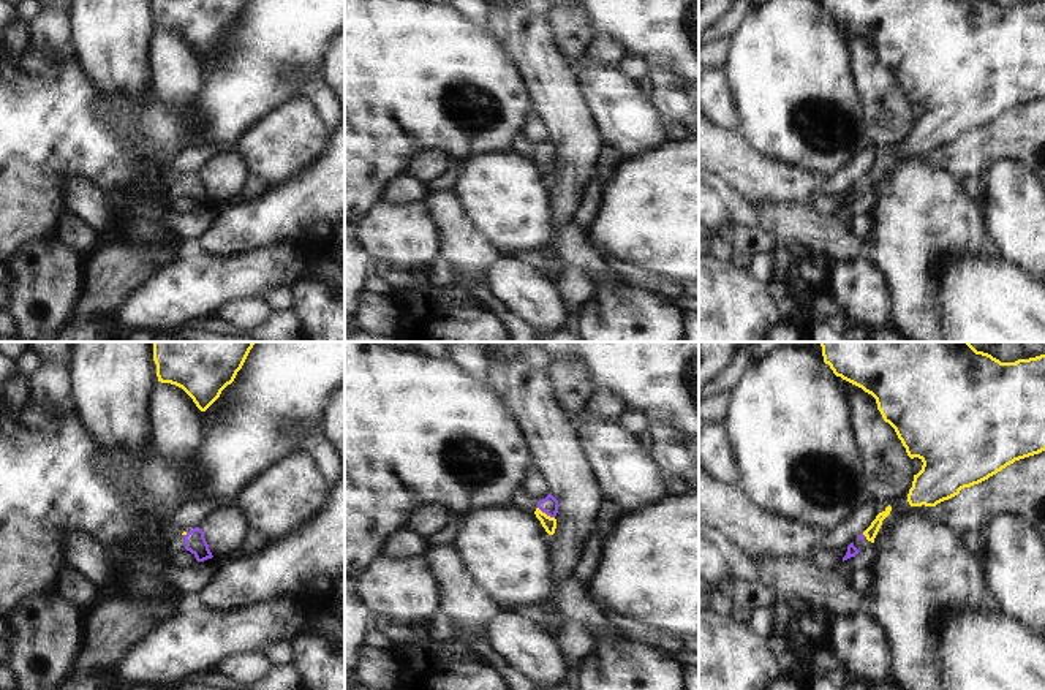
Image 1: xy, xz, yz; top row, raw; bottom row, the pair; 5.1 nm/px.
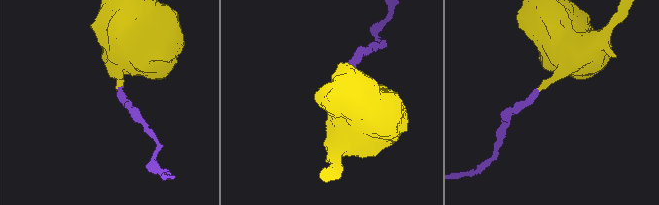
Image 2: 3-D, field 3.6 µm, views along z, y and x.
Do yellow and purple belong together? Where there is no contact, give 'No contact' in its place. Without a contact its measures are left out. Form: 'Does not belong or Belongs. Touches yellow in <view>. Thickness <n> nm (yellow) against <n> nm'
Belongs. Touches yellow in xz. Thickness 70 nm (yellow) against 90 nm

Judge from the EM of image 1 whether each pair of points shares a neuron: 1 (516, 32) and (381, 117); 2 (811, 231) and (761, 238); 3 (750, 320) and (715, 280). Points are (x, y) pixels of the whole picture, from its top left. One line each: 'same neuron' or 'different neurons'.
1: different neurons
2: different neurons
3: same neuron

